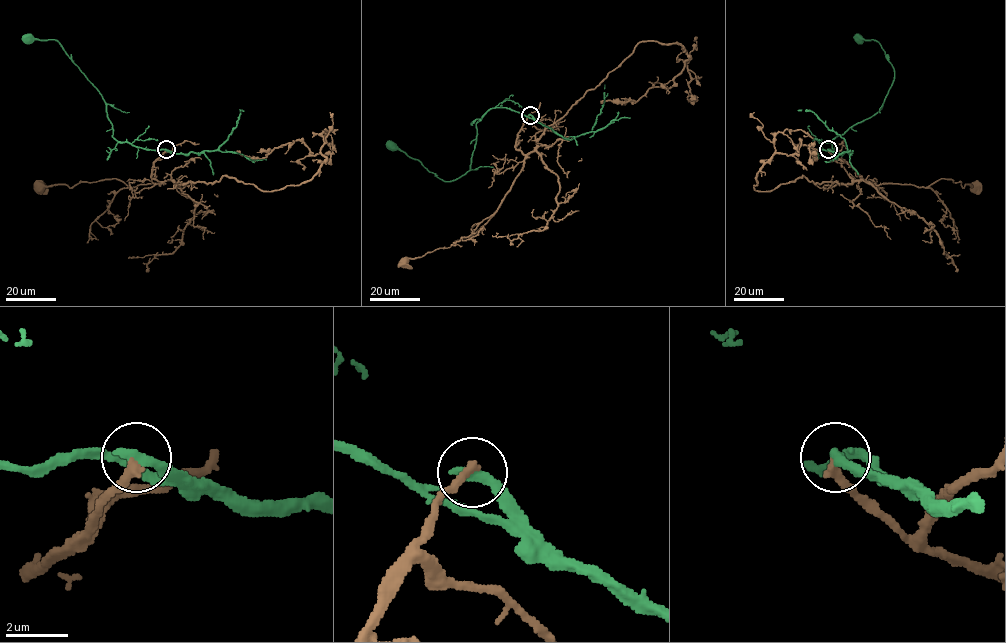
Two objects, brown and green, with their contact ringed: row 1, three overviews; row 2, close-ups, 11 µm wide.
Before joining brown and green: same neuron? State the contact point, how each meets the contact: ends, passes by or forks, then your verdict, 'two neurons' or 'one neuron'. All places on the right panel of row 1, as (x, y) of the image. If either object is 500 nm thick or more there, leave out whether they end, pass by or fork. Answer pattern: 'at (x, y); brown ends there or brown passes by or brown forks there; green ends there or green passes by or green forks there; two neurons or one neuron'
at (828, 149); brown ends there; green ends there; two neurons

